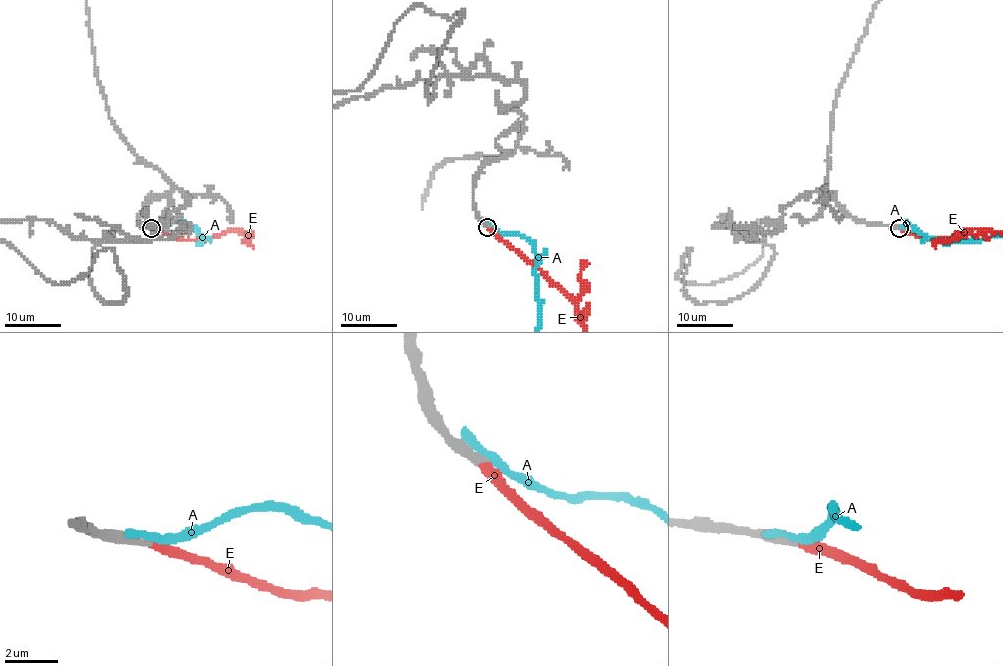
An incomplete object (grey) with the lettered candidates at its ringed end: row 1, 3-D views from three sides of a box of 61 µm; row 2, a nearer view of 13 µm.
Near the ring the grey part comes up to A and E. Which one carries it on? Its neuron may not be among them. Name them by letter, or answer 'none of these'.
E

